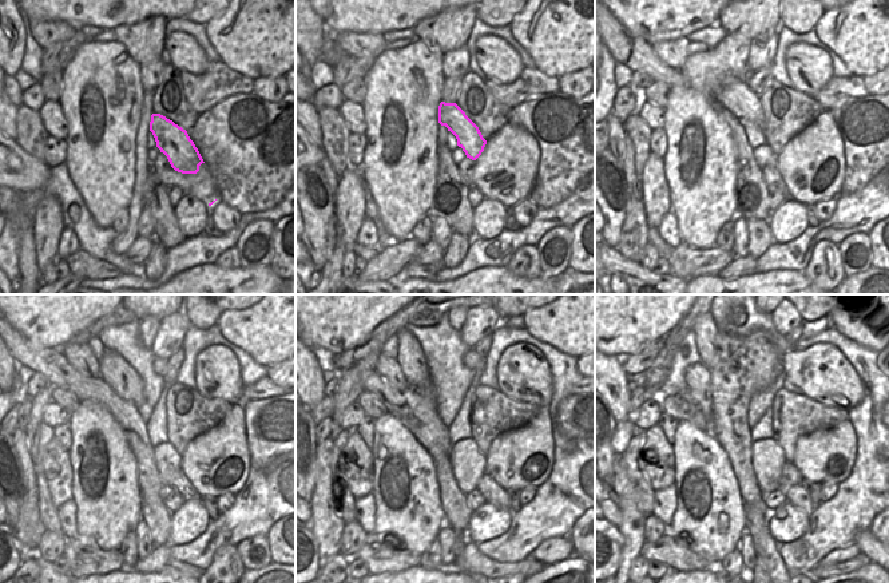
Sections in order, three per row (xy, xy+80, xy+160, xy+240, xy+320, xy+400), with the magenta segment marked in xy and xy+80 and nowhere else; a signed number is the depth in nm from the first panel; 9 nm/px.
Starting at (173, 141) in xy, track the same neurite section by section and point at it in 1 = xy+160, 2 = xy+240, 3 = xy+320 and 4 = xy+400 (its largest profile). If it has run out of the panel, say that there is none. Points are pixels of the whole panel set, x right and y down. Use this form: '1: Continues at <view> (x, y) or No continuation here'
1: Continues at xy+160 (735, 96)
2: Continues at xy+240 (114, 369)
3: Continues at xy+320 (411, 357)
4: Continues at xy+400 (705, 328)

